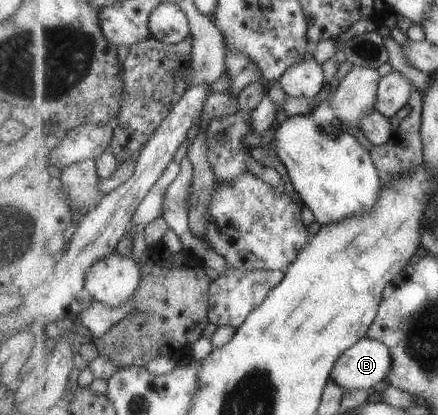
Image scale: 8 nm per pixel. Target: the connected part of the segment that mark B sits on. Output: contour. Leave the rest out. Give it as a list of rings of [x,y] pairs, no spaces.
[[[368,335],[343,351],[331,377],[346,389],[376,389],[394,366],[394,355],[386,343]]]

